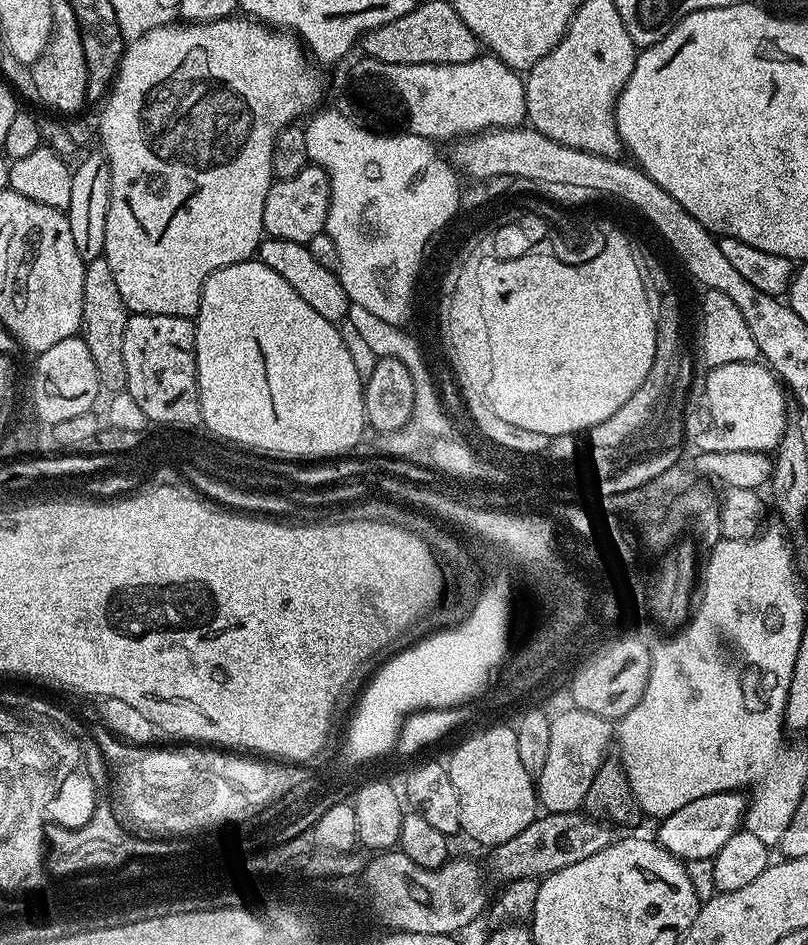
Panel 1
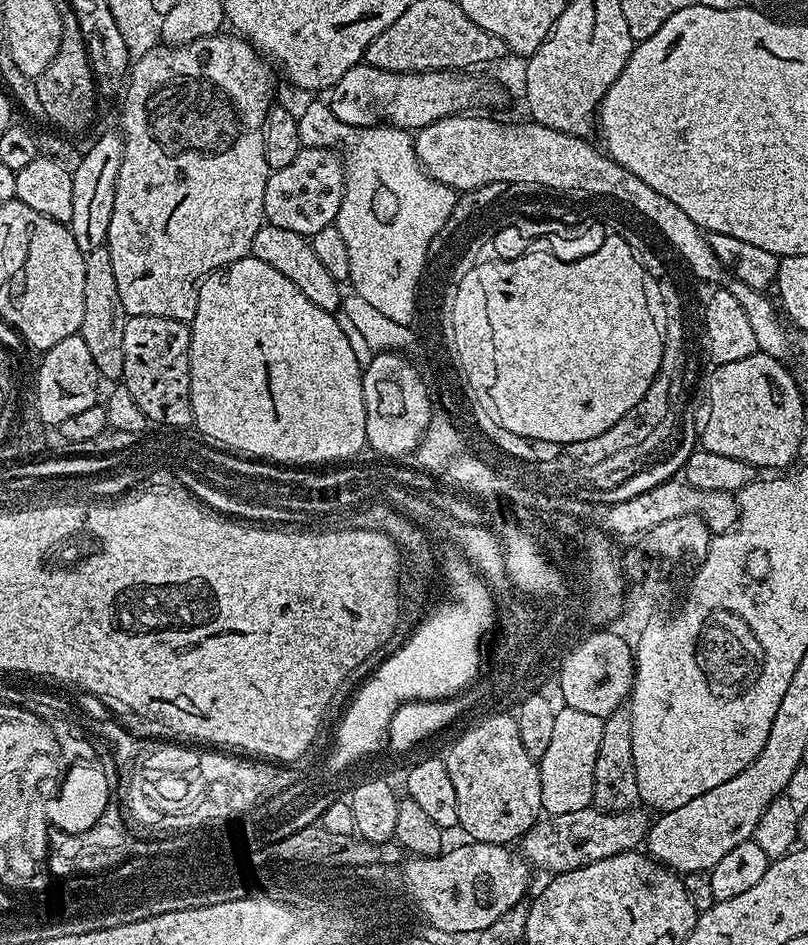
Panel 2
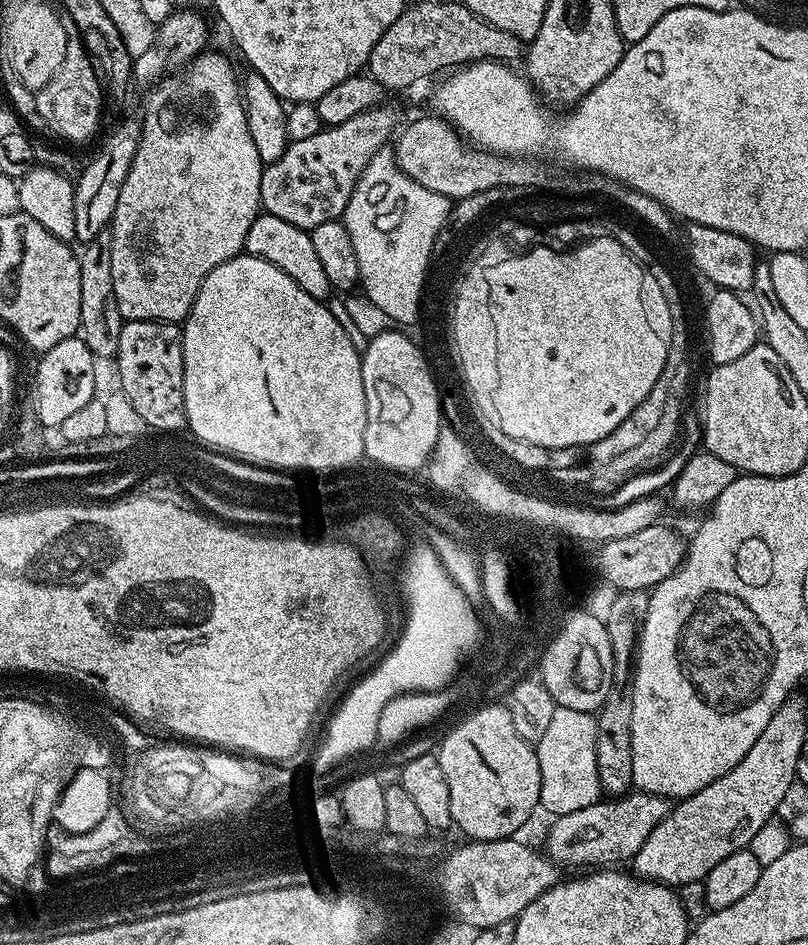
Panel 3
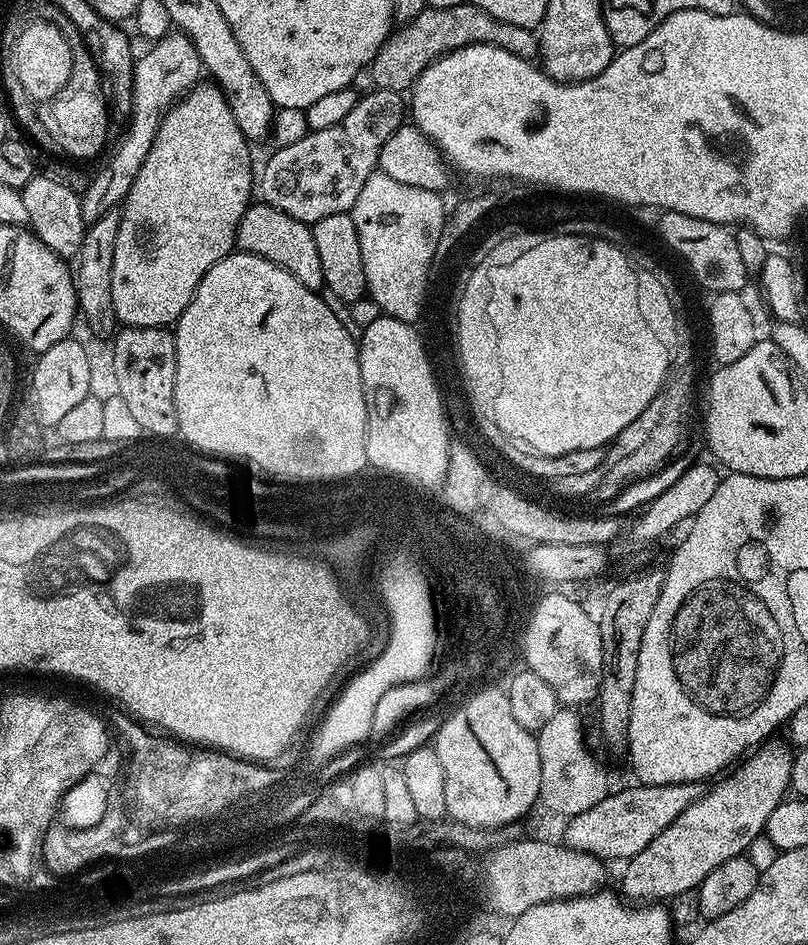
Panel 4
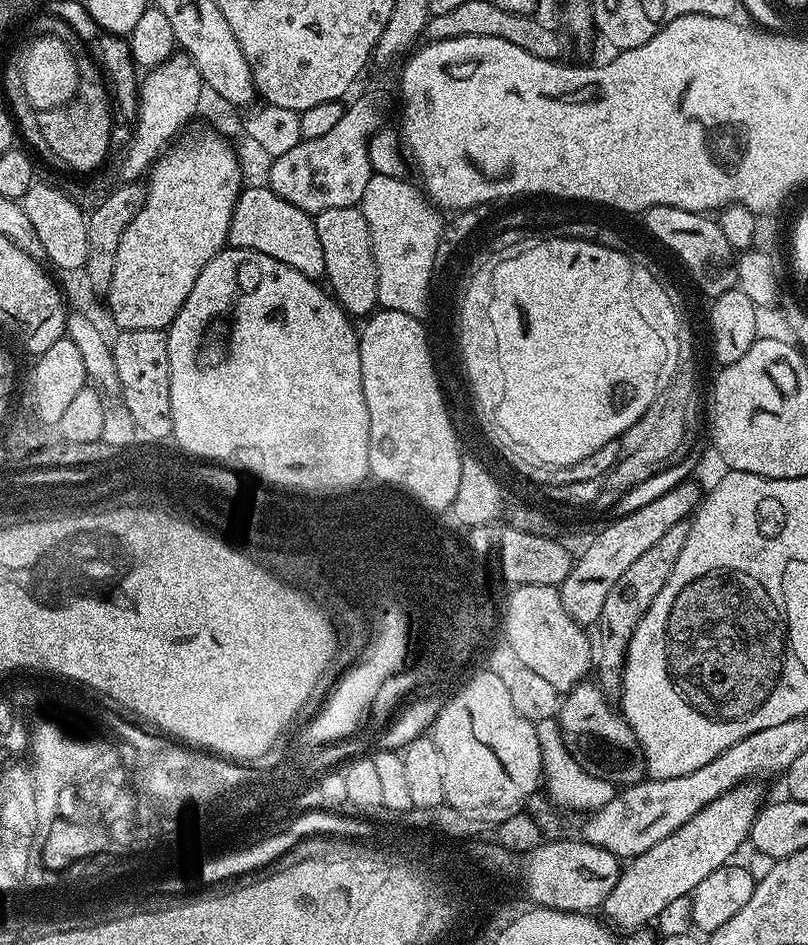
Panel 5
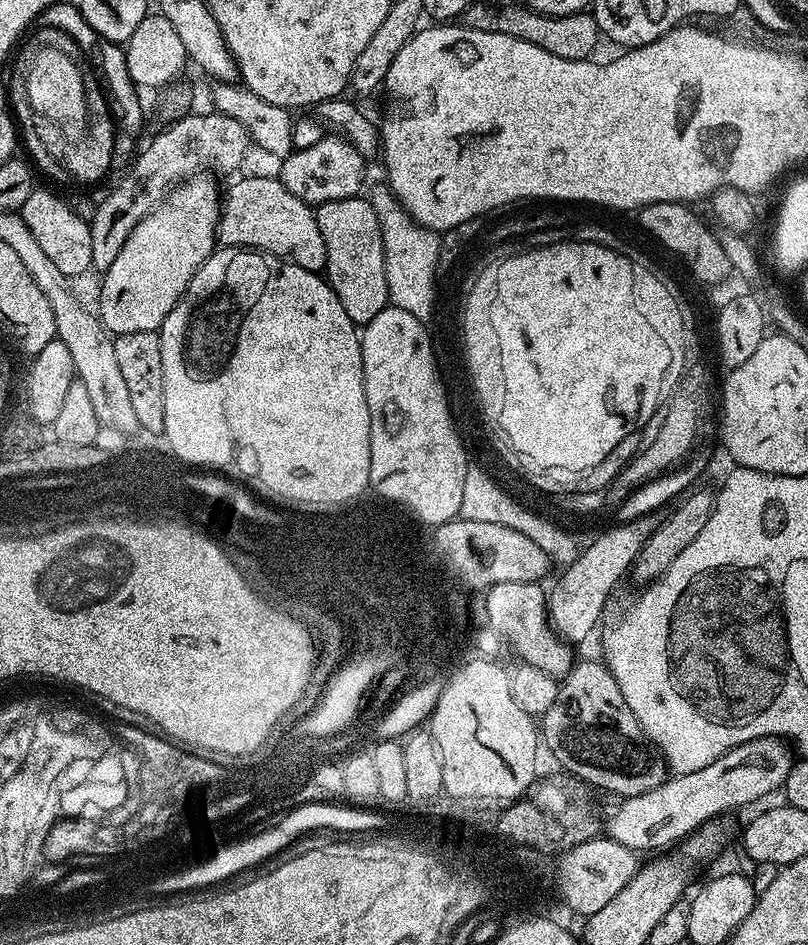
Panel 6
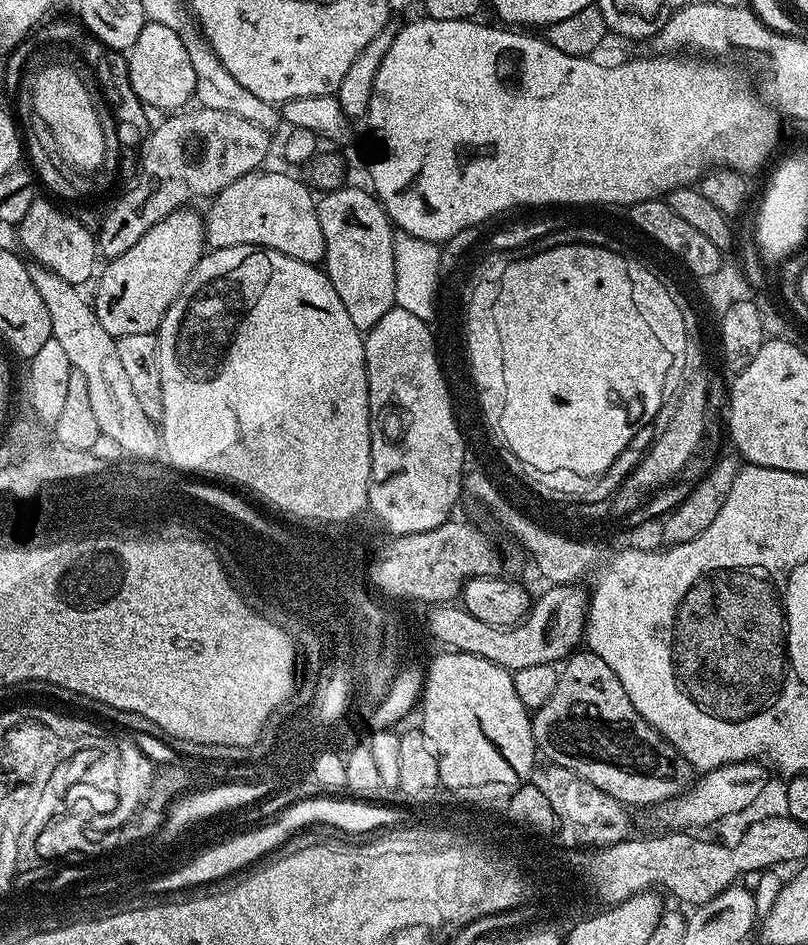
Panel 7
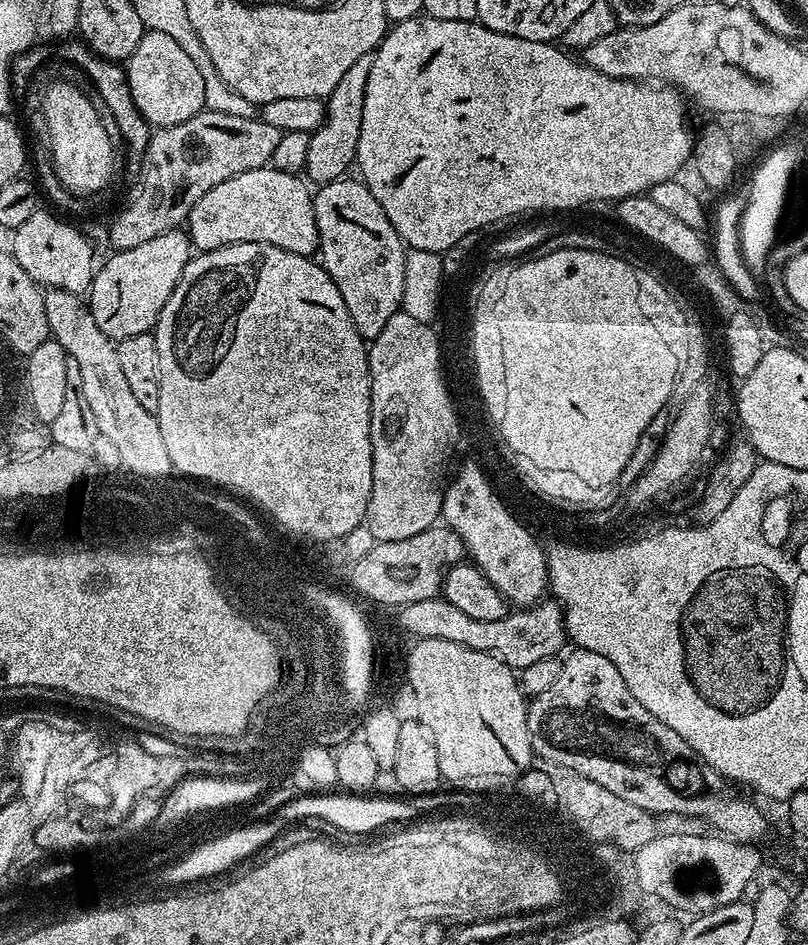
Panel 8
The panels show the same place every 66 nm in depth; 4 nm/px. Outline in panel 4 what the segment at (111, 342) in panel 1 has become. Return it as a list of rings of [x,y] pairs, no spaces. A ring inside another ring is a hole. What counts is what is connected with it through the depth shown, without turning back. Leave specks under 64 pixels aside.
[[[113,210],[102,214],[84,230],[84,241],[79,256],[74,260],[74,279],[76,282],[76,302],[79,315],[90,327],[102,335],[111,337],[117,331],[118,321],[114,314],[114,294],[112,275],[114,274],[114,242],[118,242],[120,212]]]

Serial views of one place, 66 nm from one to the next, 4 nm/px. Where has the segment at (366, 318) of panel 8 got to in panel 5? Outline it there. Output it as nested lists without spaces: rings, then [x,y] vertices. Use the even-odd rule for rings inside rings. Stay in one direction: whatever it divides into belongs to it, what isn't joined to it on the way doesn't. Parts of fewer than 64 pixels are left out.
[[[337,206],[334,210],[315,213],[314,219],[318,230],[318,242],[322,242],[322,255],[326,257],[323,279],[328,280],[327,287],[336,303],[352,318],[364,318],[377,311],[380,303],[378,270],[374,266],[370,230],[359,207]]]

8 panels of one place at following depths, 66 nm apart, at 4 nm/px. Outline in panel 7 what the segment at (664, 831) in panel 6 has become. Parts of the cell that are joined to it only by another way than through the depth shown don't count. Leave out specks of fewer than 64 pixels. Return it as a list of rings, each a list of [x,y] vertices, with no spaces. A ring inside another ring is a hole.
[[[754,760],[718,766],[714,770],[703,773],[682,795],[675,796],[673,800],[665,800],[655,809],[656,816],[668,830],[705,827],[708,823],[725,817],[726,814],[737,813],[738,810],[749,806],[750,802],[761,793],[762,786],[770,779],[770,772],[767,771],[769,772],[769,769],[763,763]]]

